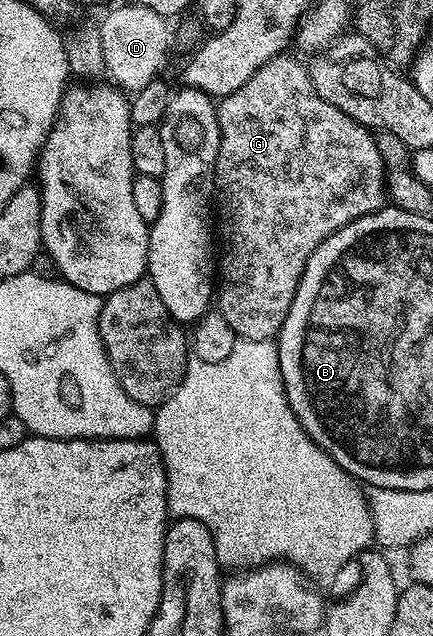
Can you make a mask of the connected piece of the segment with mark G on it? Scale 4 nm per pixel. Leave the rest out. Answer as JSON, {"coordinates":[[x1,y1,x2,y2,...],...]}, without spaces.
{"coordinates":[[291,54,274,56,241,90,233,90,233,94,222,97,217,104,219,118,219,149,215,159,215,182,213,200,217,205,217,310,229,322,240,340,275,340,281,326,289,314,289,306,293,306,293,298,297,294,297,286,301,282,301,274,317,246,325,242,337,230,349,226,357,218,367,216,370,212,378,212,385,204,385,167,381,153,375,142,372,129,359,124,349,114,337,110,325,98,317,94,311,81,311,73,306,63,294,60]]}

